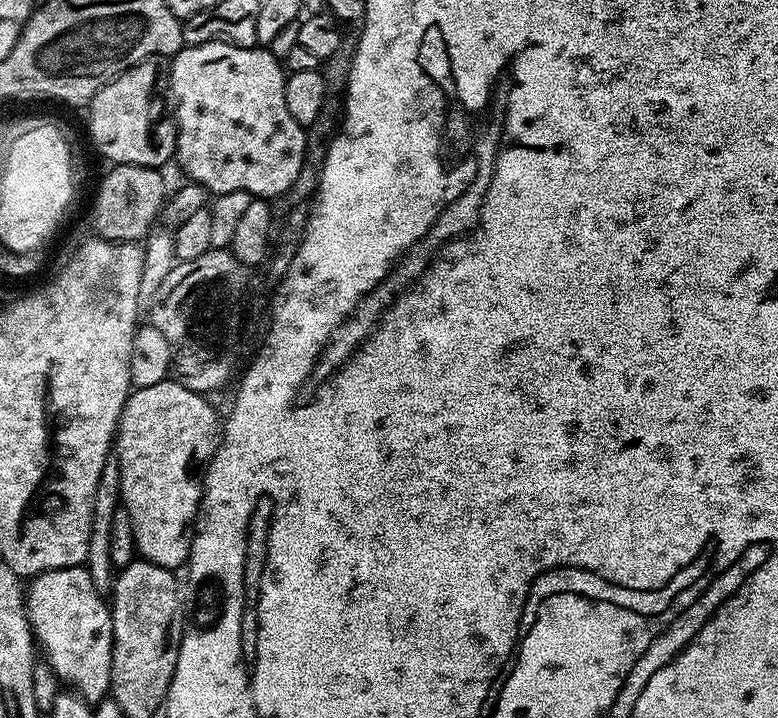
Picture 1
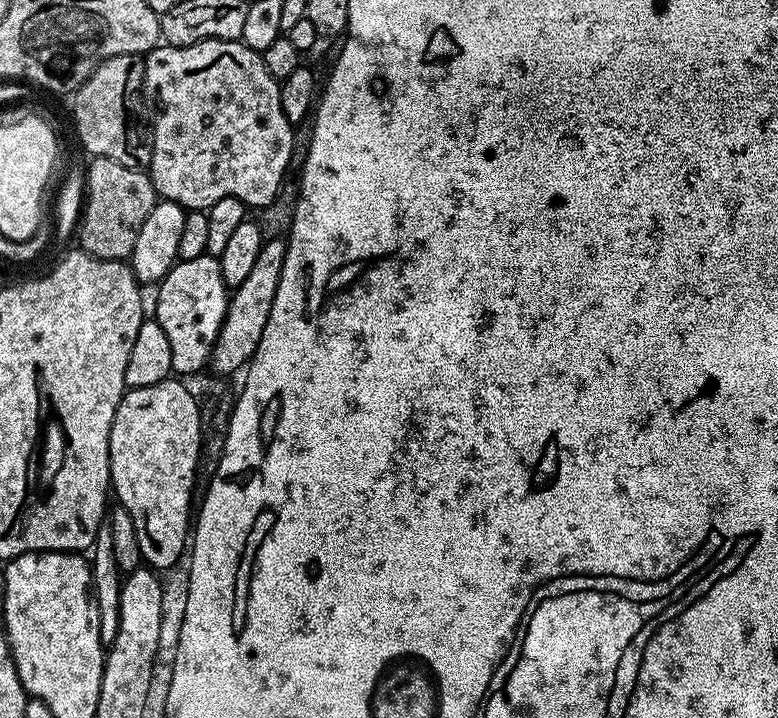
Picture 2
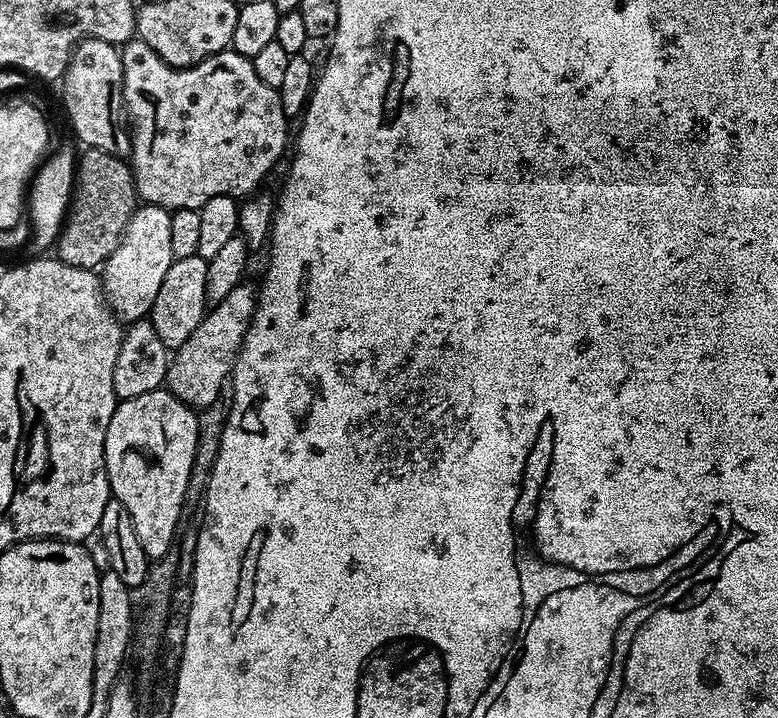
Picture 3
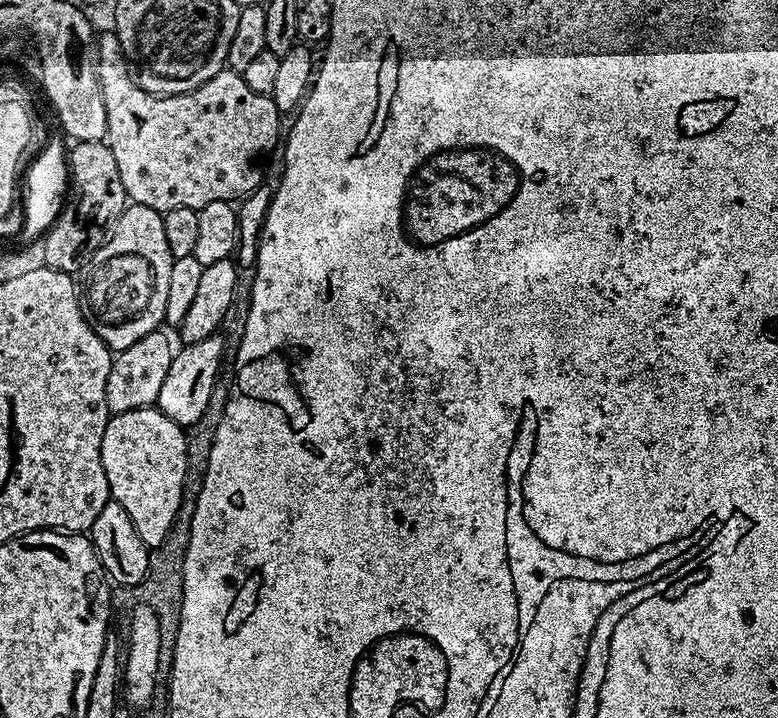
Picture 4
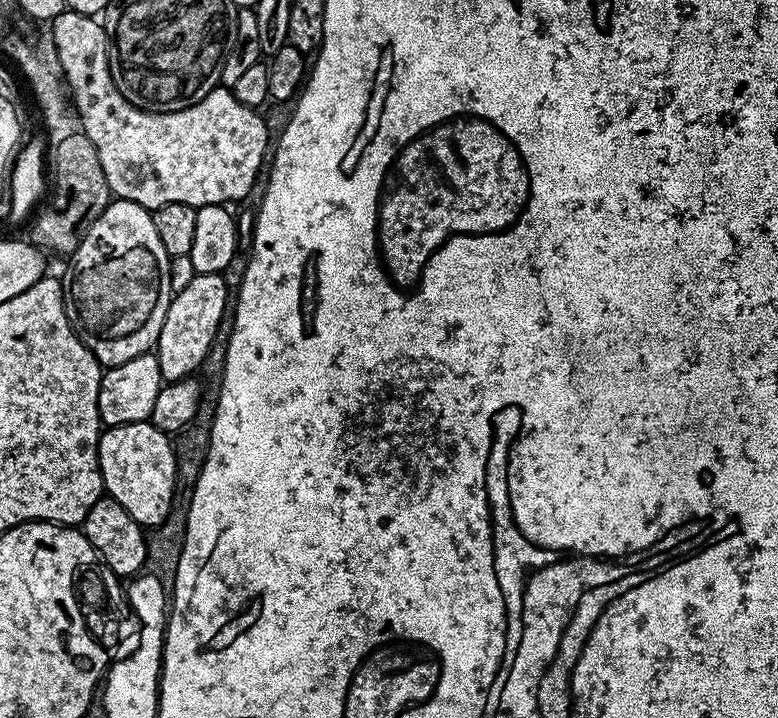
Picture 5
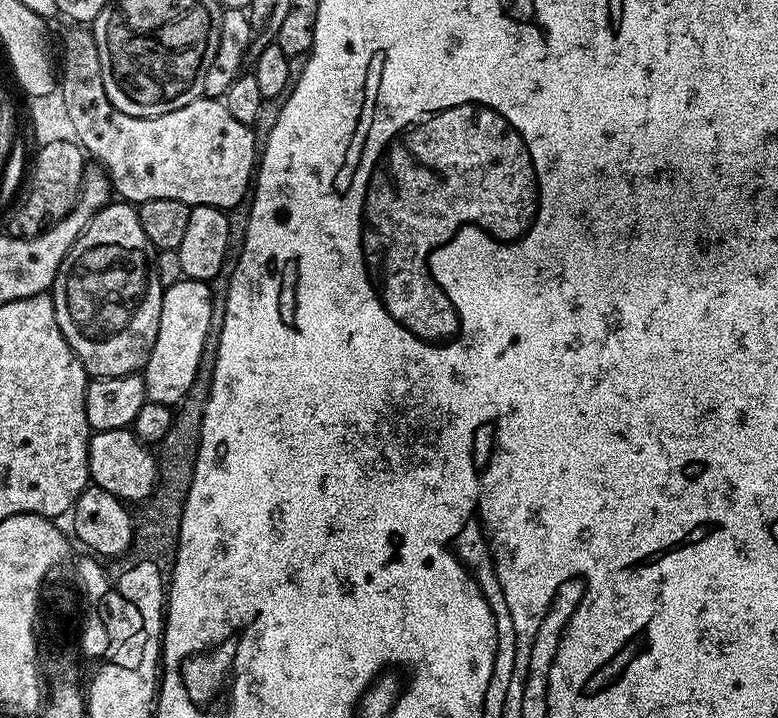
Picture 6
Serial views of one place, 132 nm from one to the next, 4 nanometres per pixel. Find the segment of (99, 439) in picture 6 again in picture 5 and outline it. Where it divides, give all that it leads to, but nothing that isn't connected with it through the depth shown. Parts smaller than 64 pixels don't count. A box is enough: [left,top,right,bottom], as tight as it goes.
[100,421,176,530]

